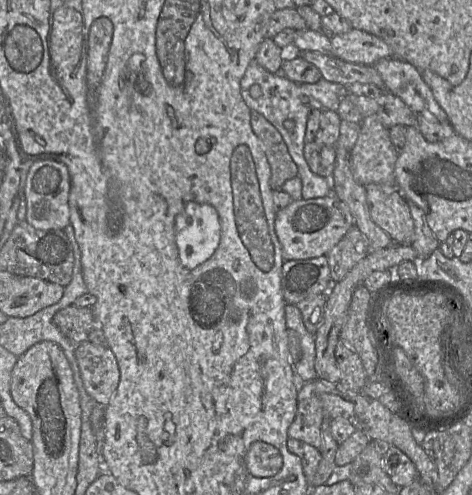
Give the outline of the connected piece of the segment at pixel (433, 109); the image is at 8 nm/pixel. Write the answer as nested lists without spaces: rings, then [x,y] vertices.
[[[390,57],[377,61],[373,66],[382,77],[386,91],[402,99],[416,115],[433,115],[439,122],[449,122],[446,112],[423,80],[421,71],[414,65]]]

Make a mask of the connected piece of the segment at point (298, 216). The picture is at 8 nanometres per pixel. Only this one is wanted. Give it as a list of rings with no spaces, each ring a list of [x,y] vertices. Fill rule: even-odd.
[[[333,193],[325,197],[292,200],[275,217],[275,231],[284,261],[327,255],[352,226],[354,219],[348,206]]]

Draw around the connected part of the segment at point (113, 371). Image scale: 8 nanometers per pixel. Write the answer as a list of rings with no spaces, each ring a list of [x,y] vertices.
[[[95,327],[86,341],[76,345],[75,357],[87,393],[97,403],[108,405],[118,387],[120,371],[100,327]]]

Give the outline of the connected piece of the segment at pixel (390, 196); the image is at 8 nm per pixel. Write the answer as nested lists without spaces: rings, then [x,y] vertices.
[[[379,184],[365,186],[371,219],[385,231],[394,243],[410,244],[414,234],[414,222],[407,200],[397,187]]]

